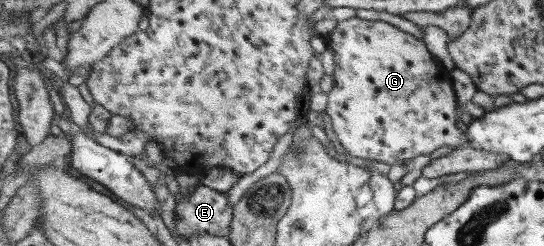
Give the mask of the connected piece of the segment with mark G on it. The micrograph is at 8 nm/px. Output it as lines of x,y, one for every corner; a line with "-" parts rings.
351,17
345,19
335,25
332,25
332,30
327,37
328,48
334,52
334,77
332,89
327,93
328,102
325,111
329,114
332,120
332,128
336,133
336,138
351,156
357,156
361,159
371,159
377,162
383,162
388,165
400,164
404,161
410,162
412,158
423,156
439,150
444,147
471,147
468,141
466,131
461,132
457,126
457,96
453,89
453,80
451,80
450,70
446,69
441,62
430,51
425,40
419,40
417,36
403,32
394,24
385,21
367,20
364,18

